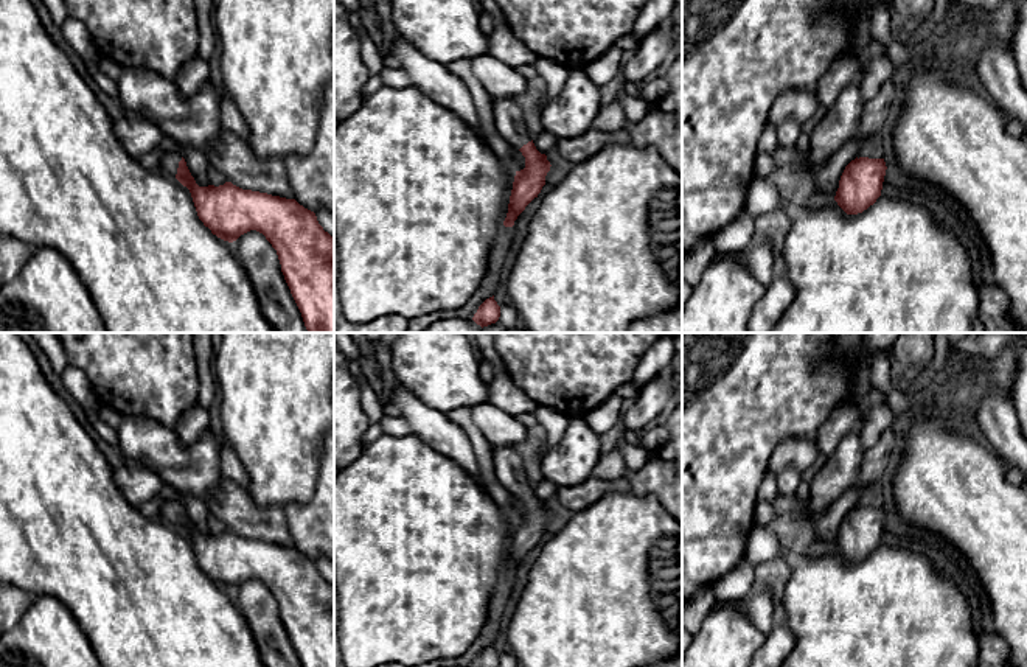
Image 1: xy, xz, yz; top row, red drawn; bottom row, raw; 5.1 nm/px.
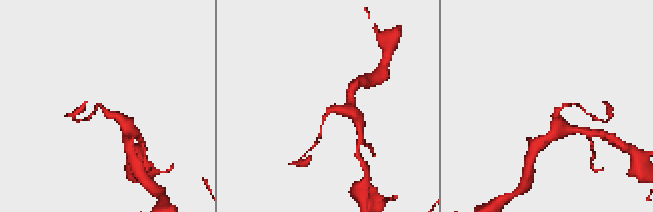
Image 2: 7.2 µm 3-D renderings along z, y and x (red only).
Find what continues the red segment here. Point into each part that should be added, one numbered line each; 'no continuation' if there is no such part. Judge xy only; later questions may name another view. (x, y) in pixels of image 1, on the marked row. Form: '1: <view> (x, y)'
1: xy (170, 160)

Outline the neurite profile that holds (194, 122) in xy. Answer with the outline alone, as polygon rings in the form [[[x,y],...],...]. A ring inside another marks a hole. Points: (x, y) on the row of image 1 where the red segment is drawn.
[[[129,67],[117,84],[120,101],[131,115],[149,120],[180,146],[205,152],[207,145],[224,129],[219,96],[211,81],[190,98],[182,98],[174,79],[149,68]]]

